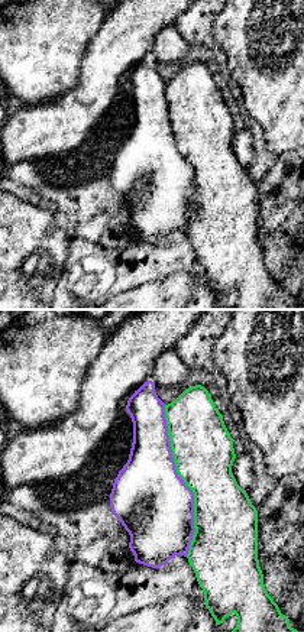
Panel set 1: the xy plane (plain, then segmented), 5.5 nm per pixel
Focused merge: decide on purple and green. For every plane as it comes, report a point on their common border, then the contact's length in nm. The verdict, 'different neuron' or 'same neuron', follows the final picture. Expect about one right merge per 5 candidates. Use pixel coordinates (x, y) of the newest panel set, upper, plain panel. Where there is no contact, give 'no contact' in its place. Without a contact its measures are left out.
contact (183, 156); length 850 nm

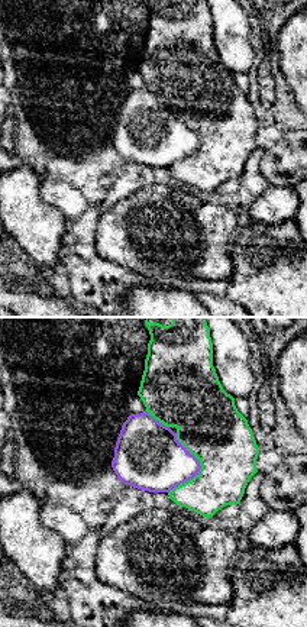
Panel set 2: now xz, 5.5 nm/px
contact (200, 144); length 340 nm

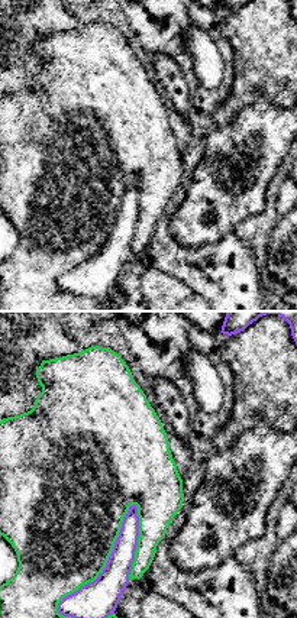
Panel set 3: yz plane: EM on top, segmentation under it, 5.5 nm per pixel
contact (106, 240); length 750 nm

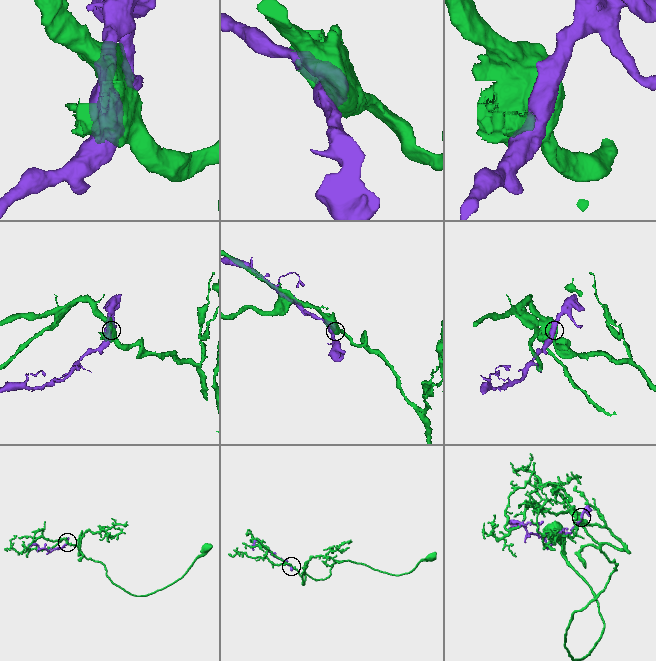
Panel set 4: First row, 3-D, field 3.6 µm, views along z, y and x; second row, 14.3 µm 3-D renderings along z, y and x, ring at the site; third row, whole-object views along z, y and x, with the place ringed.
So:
different neuron

